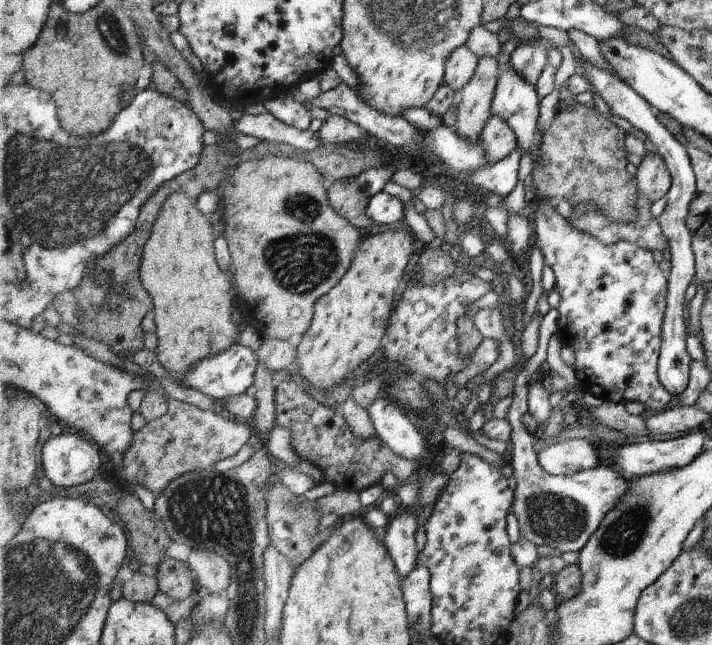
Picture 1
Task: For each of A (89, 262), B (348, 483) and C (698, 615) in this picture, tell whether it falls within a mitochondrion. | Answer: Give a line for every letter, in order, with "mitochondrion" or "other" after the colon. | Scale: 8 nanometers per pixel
A: mitochondrion
B: other
C: mitochondrion

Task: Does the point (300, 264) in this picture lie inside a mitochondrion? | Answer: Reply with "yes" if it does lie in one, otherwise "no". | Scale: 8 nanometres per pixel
yes

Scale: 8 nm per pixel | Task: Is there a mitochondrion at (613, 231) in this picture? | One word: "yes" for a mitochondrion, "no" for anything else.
yes

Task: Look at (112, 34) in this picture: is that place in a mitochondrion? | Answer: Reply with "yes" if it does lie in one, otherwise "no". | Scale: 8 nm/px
yes

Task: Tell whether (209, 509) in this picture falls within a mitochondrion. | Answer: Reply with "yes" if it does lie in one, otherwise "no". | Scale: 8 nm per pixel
yes

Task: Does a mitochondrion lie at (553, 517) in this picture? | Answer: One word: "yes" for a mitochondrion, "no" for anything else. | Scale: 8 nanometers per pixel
yes

